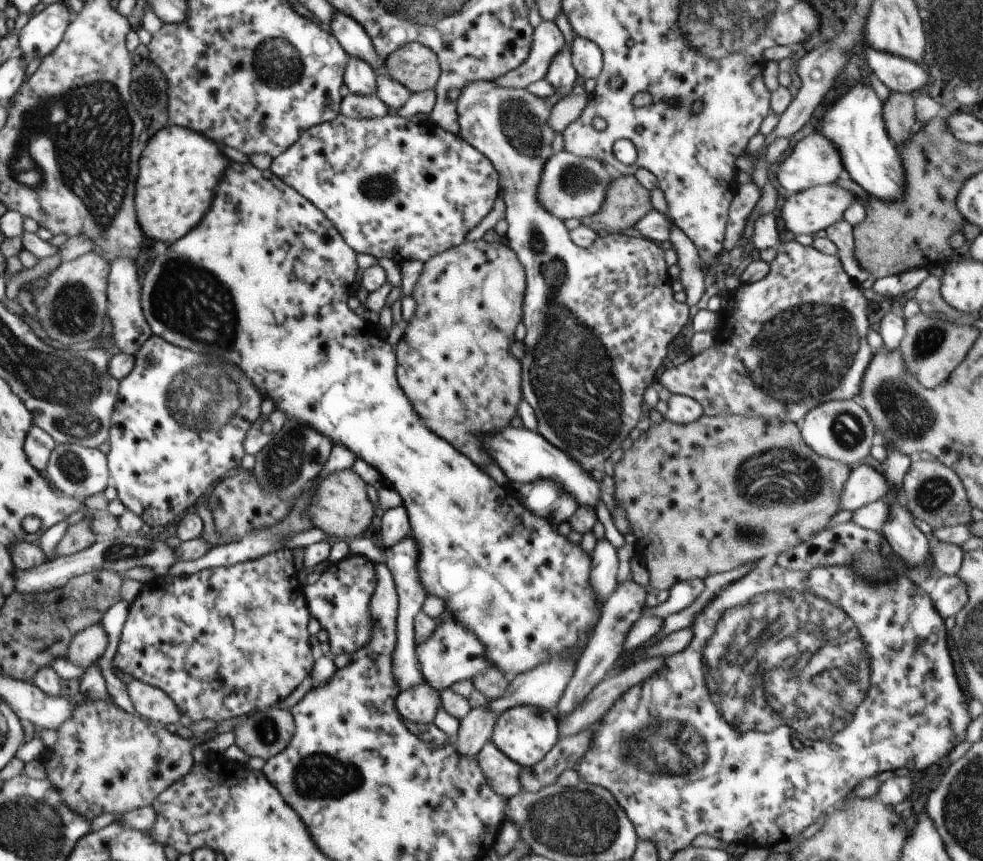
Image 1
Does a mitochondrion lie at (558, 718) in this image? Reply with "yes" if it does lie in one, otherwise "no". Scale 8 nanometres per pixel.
no

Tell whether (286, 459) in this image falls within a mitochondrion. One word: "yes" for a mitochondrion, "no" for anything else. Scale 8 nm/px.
yes

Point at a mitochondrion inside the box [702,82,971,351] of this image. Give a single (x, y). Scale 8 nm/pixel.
(934, 150)

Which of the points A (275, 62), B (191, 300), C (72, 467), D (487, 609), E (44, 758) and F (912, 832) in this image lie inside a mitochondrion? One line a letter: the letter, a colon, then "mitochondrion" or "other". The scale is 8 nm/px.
A: mitochondrion
B: mitochondrion
C: mitochondrion
D: mitochondrion
E: other
F: other

